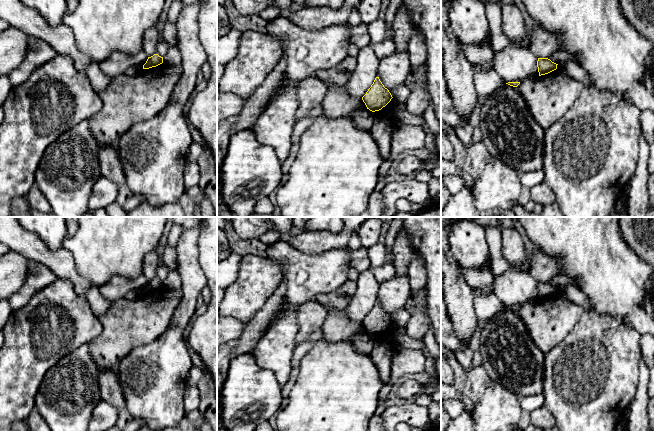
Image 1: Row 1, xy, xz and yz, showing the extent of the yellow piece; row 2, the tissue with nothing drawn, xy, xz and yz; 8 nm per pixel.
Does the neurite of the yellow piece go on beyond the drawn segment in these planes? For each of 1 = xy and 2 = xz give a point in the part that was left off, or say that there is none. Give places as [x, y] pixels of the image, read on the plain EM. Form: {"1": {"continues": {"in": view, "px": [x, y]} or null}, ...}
{"1": {"continues": null}, "2": {"continues": null}}

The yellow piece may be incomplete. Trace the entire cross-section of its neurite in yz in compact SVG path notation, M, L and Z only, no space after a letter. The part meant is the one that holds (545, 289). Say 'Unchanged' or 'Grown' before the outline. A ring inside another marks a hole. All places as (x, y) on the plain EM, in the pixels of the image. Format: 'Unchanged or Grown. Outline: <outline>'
Unchanged. Outline: M538 282L537 291L538 291L539 300L548 298L556 294L557 289L558 288L552 286L548 282Z

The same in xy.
Unchanged. Outline: M154 278L151 281L148 281L146 287L143 289L143 293L149 293L152 291L156 291L163 287L163 281L158 278Z

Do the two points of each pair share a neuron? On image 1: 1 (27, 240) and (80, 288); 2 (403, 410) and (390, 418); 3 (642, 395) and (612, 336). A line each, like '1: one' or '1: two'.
1: one
2: one
3: two

